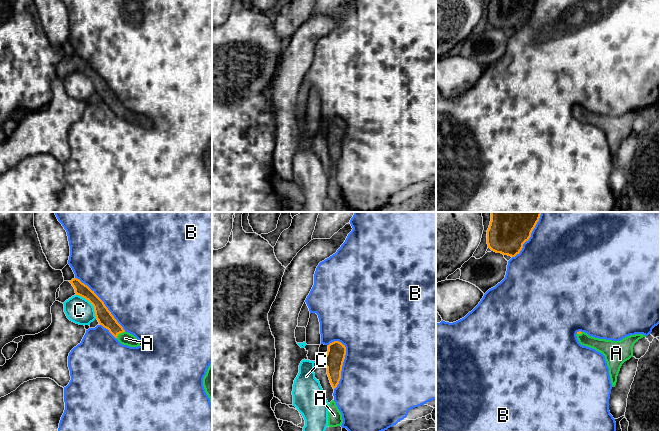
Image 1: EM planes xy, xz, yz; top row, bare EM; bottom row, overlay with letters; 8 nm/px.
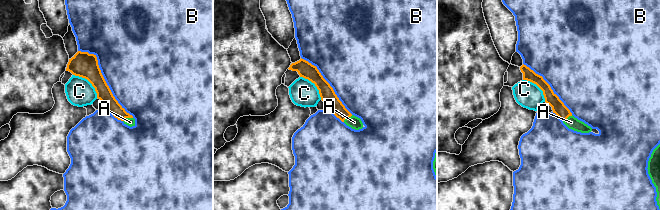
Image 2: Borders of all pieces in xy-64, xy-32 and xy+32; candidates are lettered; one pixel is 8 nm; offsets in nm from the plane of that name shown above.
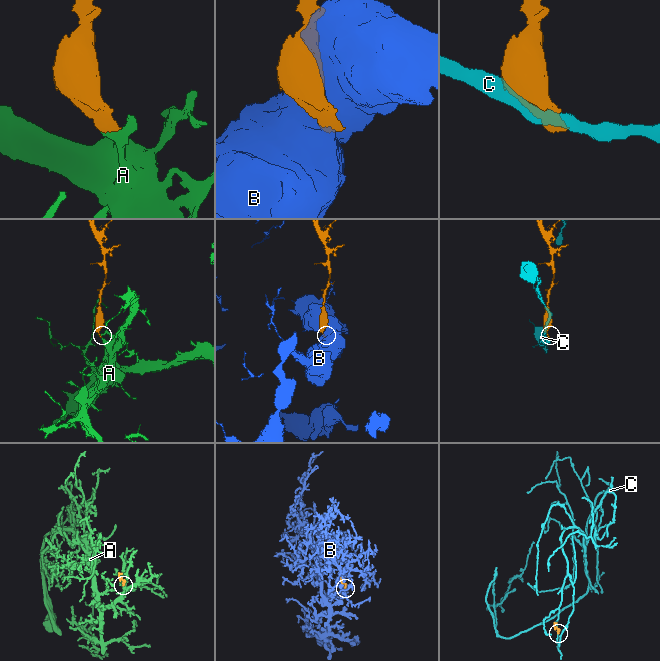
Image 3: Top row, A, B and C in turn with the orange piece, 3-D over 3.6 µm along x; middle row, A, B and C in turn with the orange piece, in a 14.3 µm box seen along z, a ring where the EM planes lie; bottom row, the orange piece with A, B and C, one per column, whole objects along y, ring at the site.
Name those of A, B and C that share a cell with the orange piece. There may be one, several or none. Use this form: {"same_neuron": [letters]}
{"same_neuron": ["A"]}

